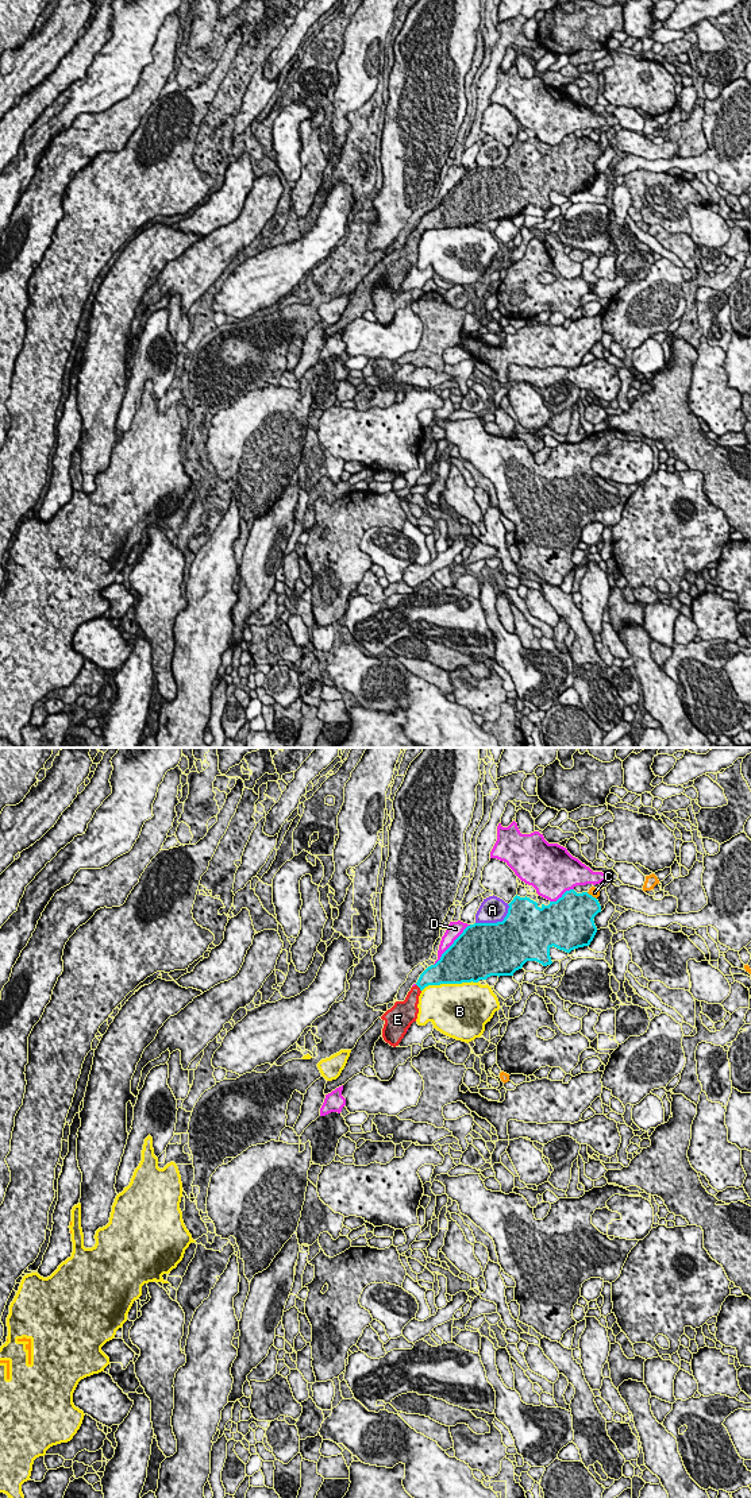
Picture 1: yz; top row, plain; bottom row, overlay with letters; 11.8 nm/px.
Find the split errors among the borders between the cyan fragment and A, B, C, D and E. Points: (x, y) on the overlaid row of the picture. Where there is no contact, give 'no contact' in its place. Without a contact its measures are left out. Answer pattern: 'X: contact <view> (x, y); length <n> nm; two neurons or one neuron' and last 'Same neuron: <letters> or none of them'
A: contact yz (497, 922); length 460 nm; two neurons
B: contact yz (449, 983); length 700 nm; two neurons
C: contact yz (590, 895); length 150 nm; two neurons
D: contact yz (451, 945); length 650 nm; two neurons
E: contact yz (419, 987); length 110 nm; one neuron
Same neuron: E

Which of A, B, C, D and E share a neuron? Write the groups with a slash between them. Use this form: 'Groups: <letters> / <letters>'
Groups: A / B C / D / E

